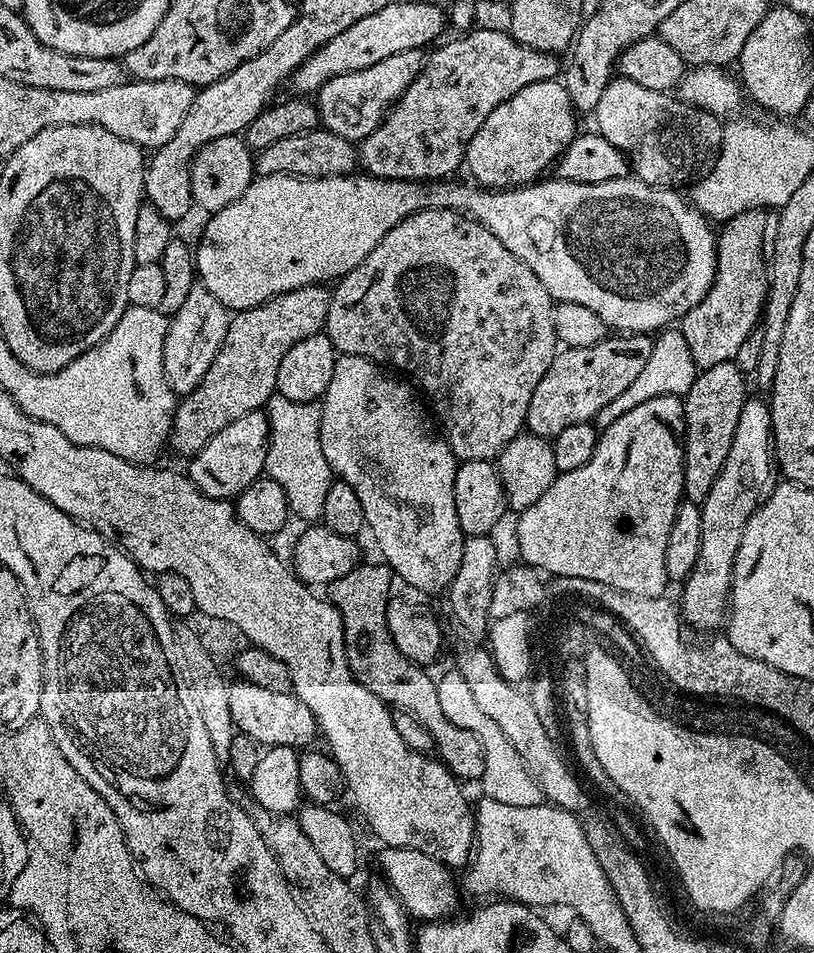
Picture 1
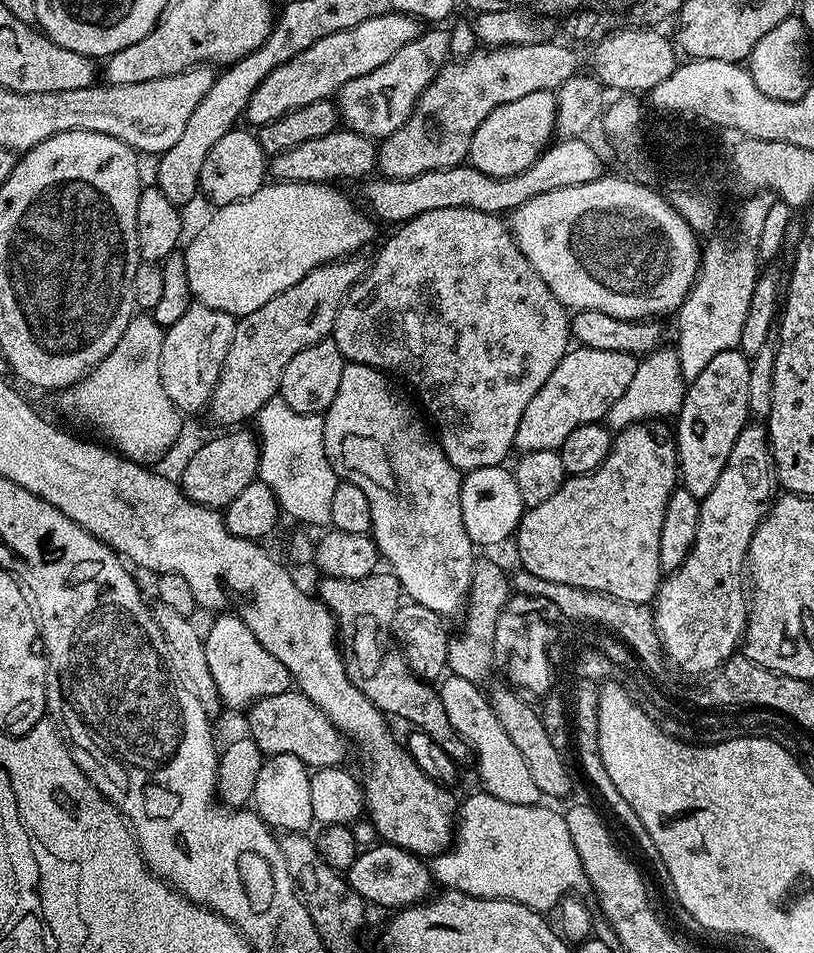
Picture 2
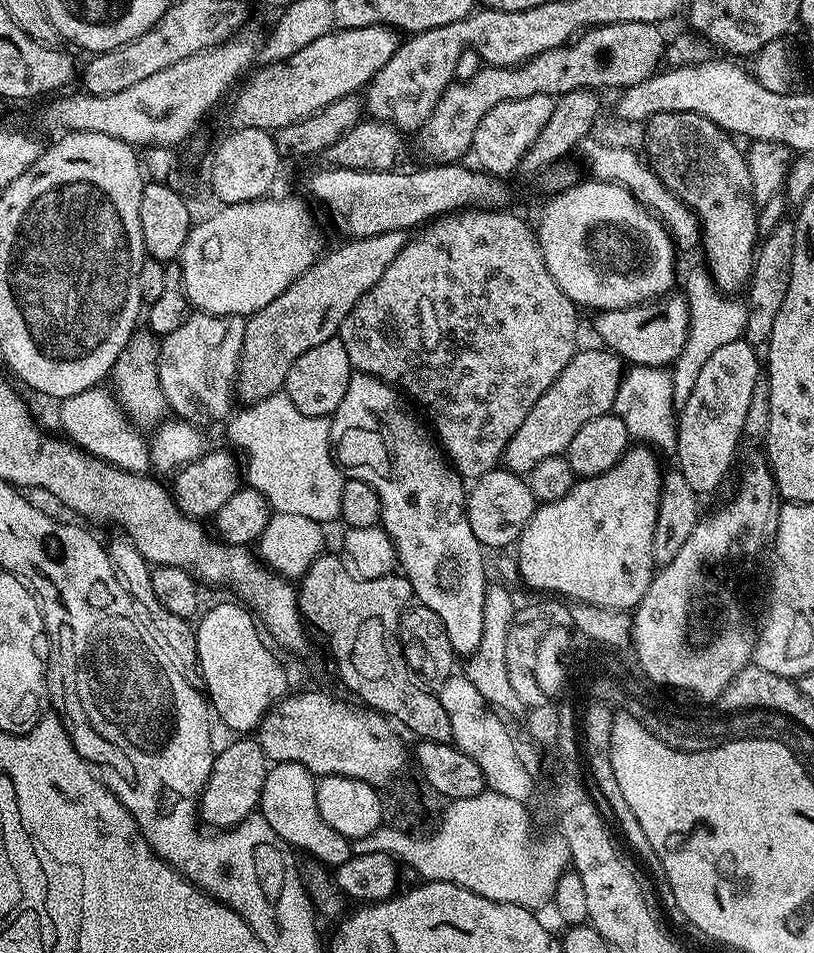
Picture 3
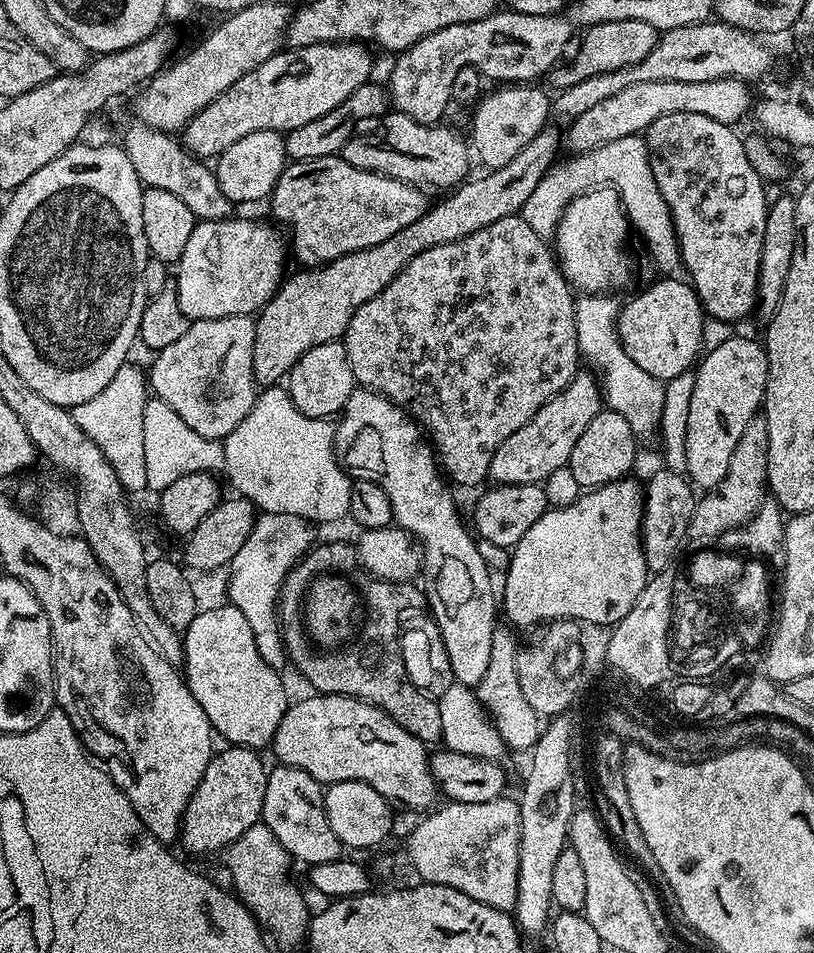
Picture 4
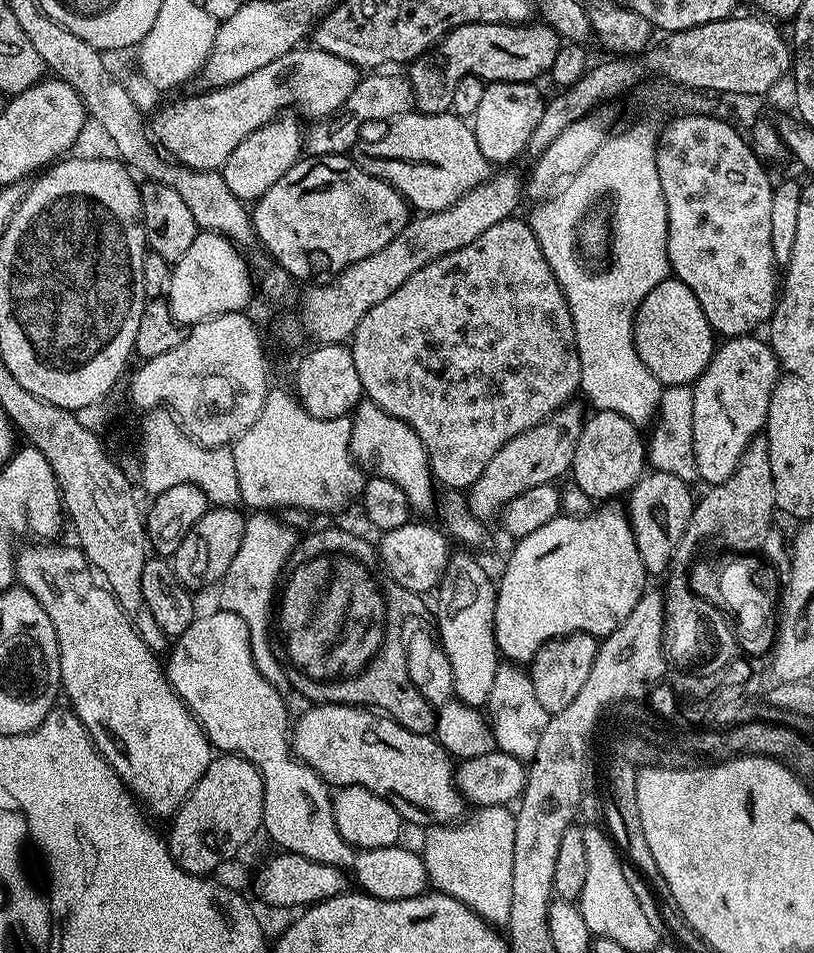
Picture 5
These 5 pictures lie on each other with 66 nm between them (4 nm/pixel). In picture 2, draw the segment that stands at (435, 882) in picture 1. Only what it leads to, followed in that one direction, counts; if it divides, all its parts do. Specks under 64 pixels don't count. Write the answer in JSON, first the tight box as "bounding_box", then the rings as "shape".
{"bounding_box":[346,842,434,909],"shape":[[[376,842],[363,849],[347,868],[346,879],[348,885],[369,905],[381,904],[392,909],[419,904],[429,899],[433,891],[431,888],[434,888],[432,869],[421,857],[387,842]]]}

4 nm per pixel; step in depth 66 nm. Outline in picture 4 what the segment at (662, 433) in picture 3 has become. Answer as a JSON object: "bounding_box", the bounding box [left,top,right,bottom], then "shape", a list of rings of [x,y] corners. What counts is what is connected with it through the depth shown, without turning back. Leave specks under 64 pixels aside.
{"bounding_box":[576,294,664,442],"shape":[[[584,294],[577,299],[576,329],[580,355],[587,357],[587,367],[598,373],[602,385],[603,403],[611,411],[622,414],[622,418],[630,422],[630,430],[634,430],[637,441],[644,442],[651,436],[653,439],[660,427],[664,405],[664,384],[658,378],[646,374],[646,370],[638,367],[630,358],[630,354],[626,354],[616,333],[618,304],[612,300],[615,299],[608,294]]]}

